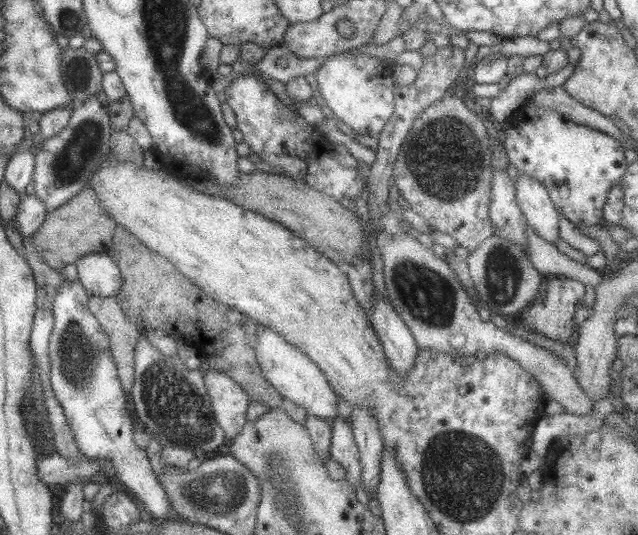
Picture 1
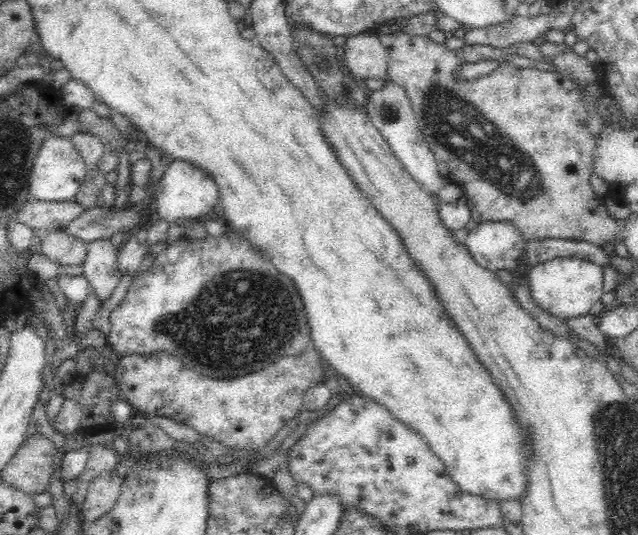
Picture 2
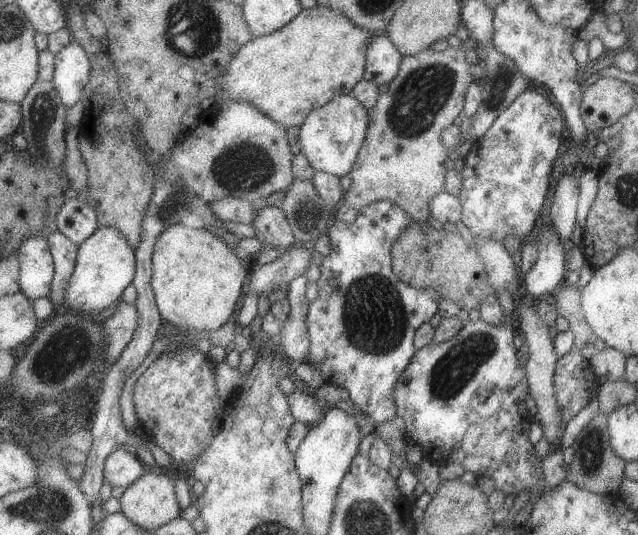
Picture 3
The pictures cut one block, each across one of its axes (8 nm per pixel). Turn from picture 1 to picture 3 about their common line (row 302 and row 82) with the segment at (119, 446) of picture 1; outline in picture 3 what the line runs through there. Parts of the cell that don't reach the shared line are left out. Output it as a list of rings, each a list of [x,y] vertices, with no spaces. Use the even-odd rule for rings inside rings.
[[[73,40],[69,46],[56,54],[52,80],[62,101],[68,107],[82,102],[84,91],[90,86],[91,73],[92,62],[89,53],[79,41]]]

